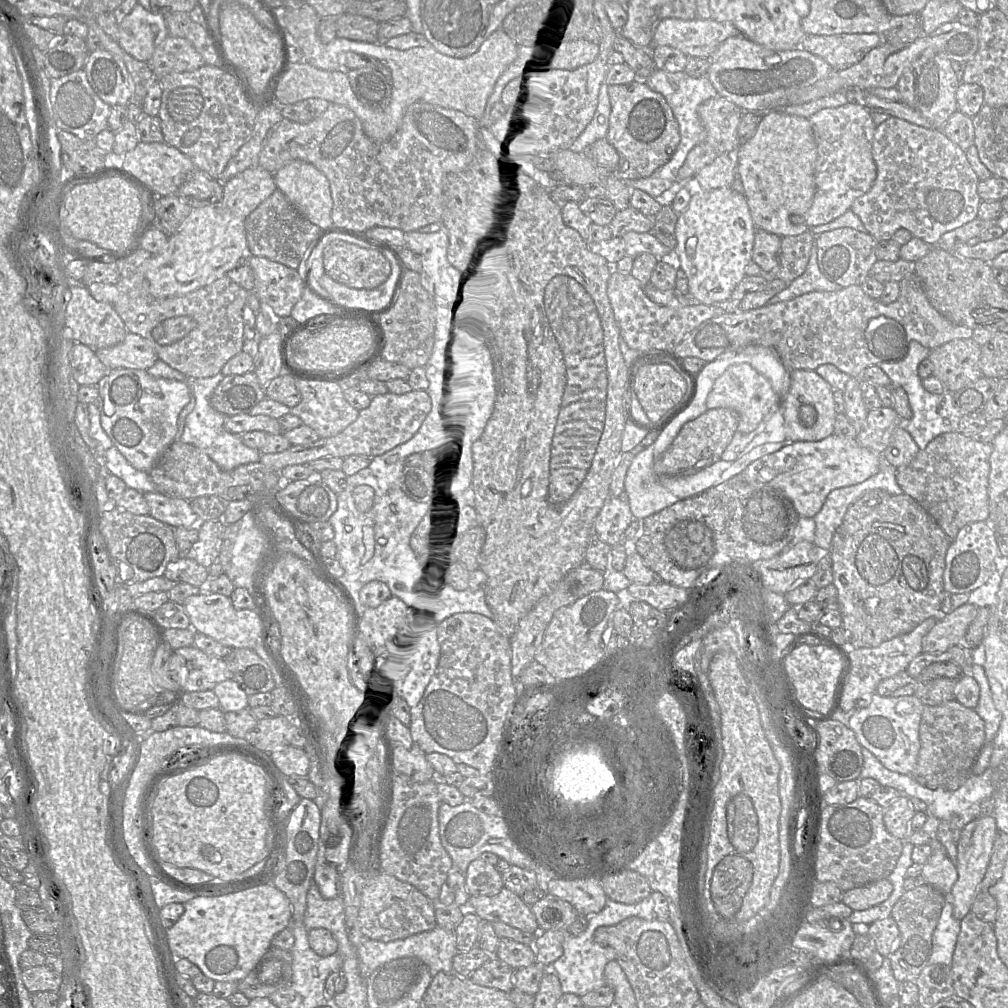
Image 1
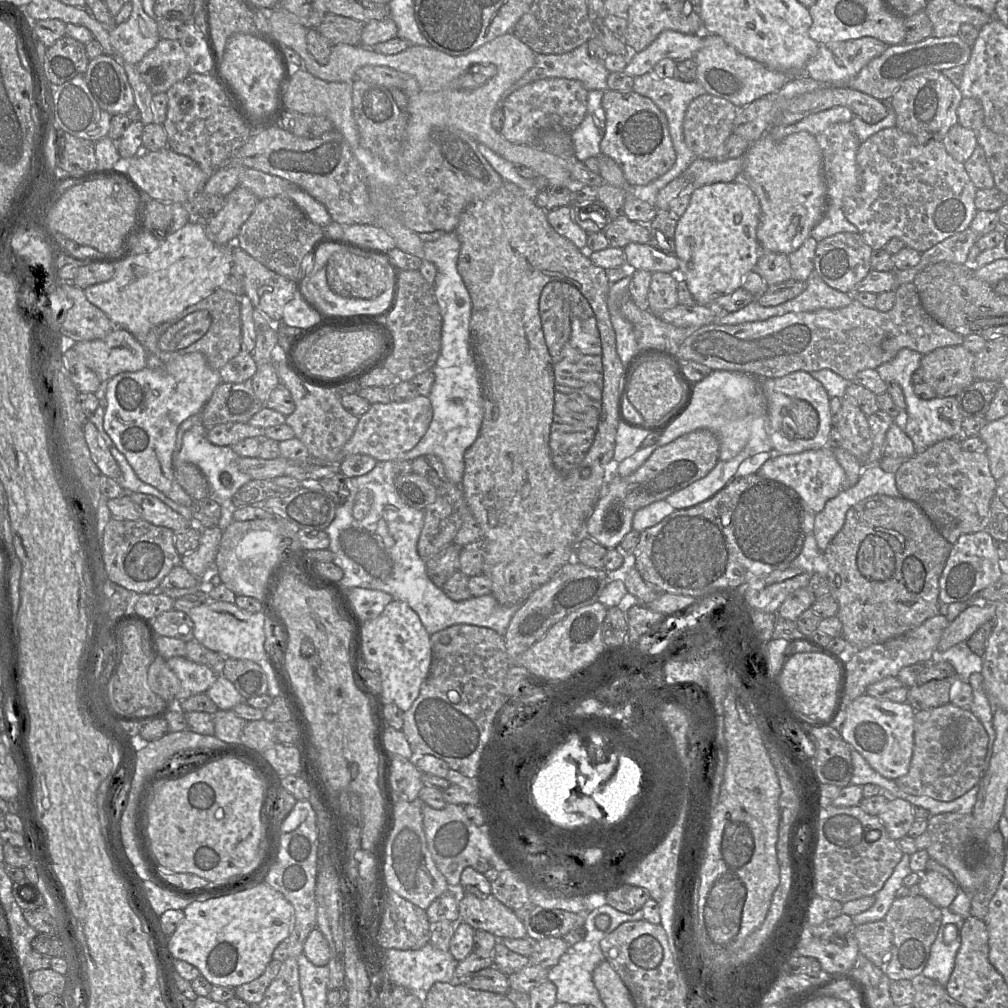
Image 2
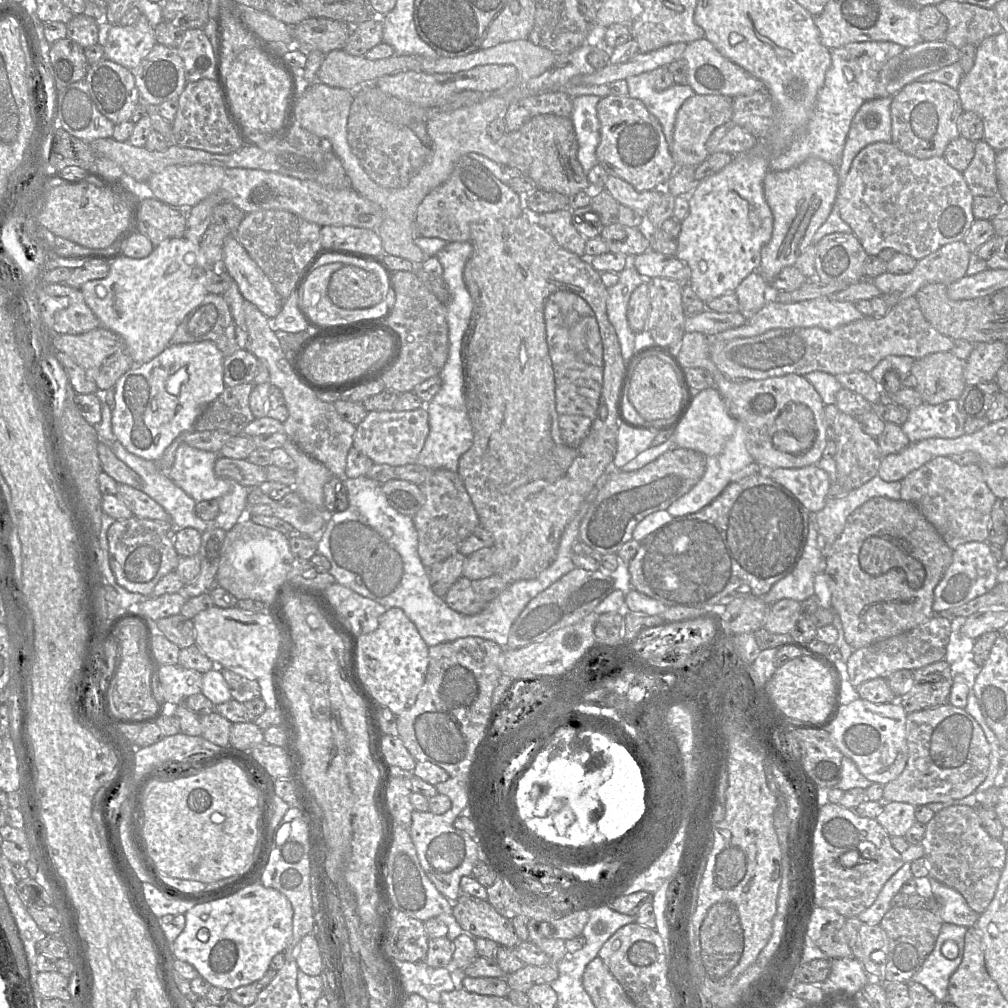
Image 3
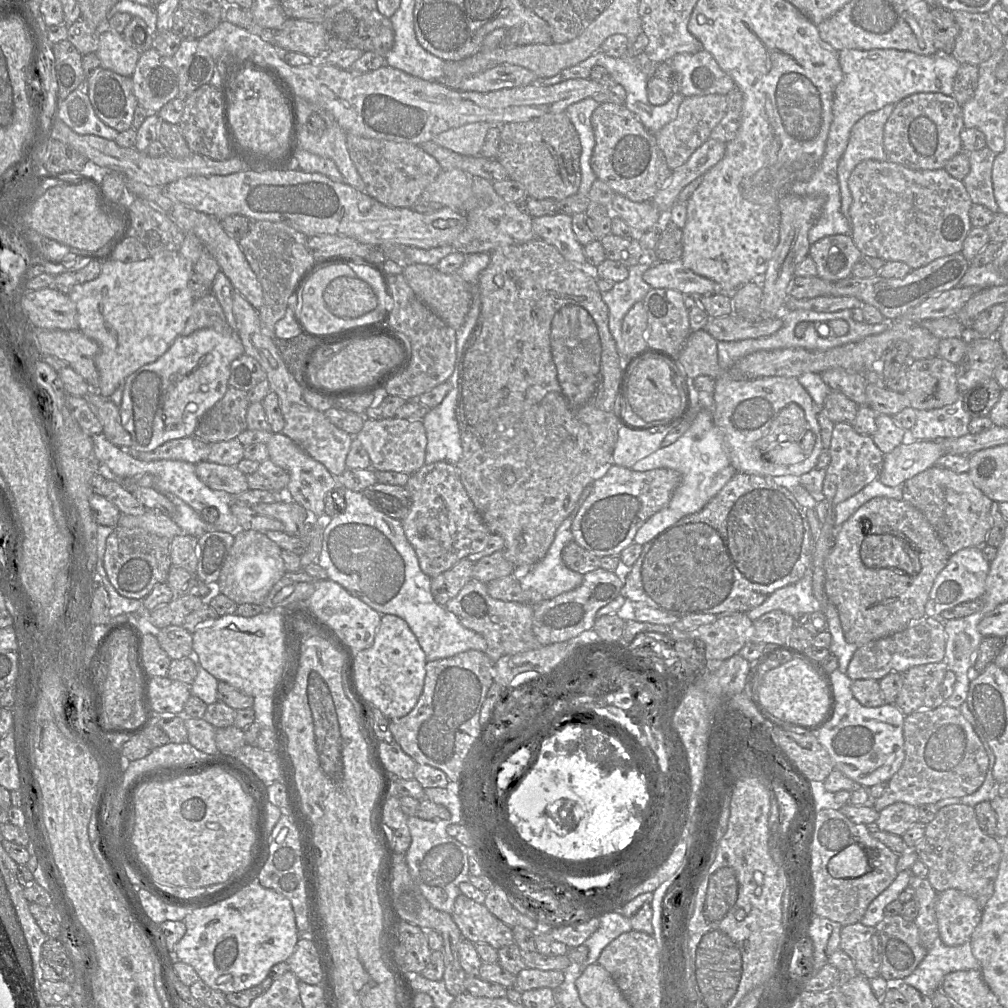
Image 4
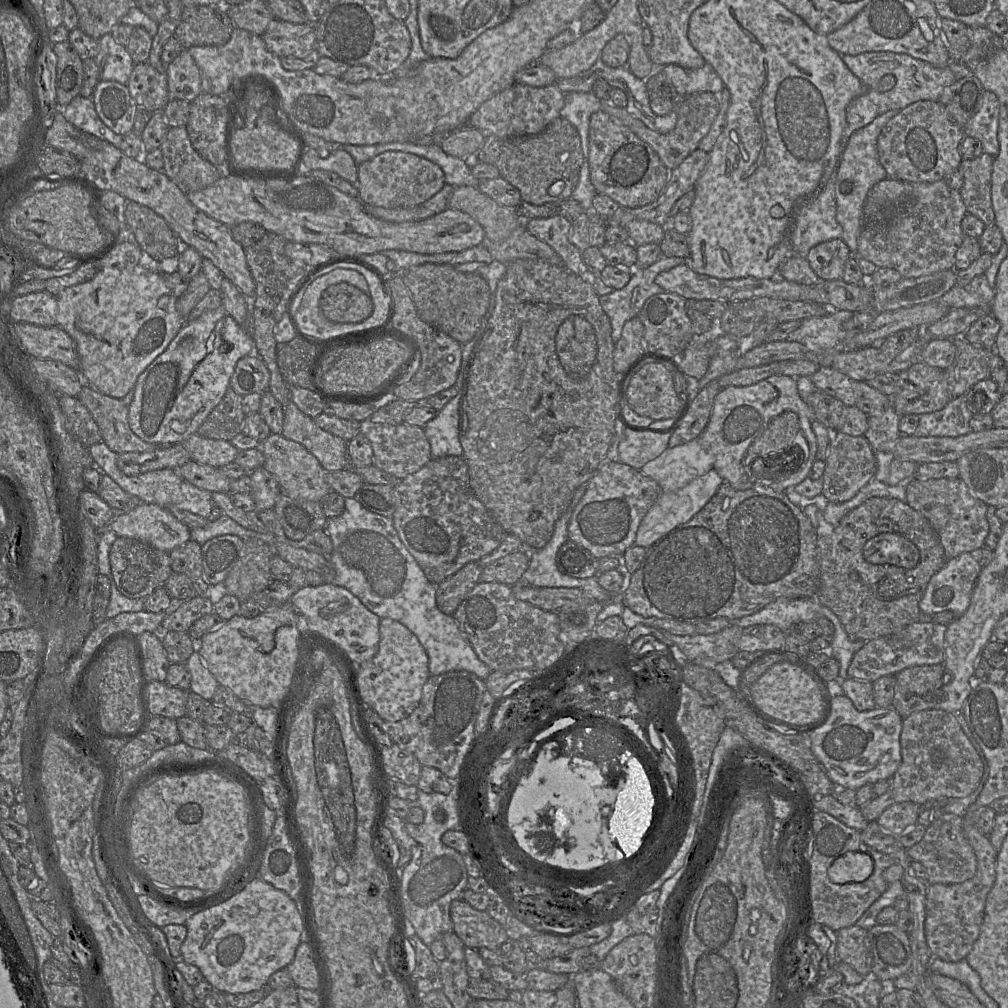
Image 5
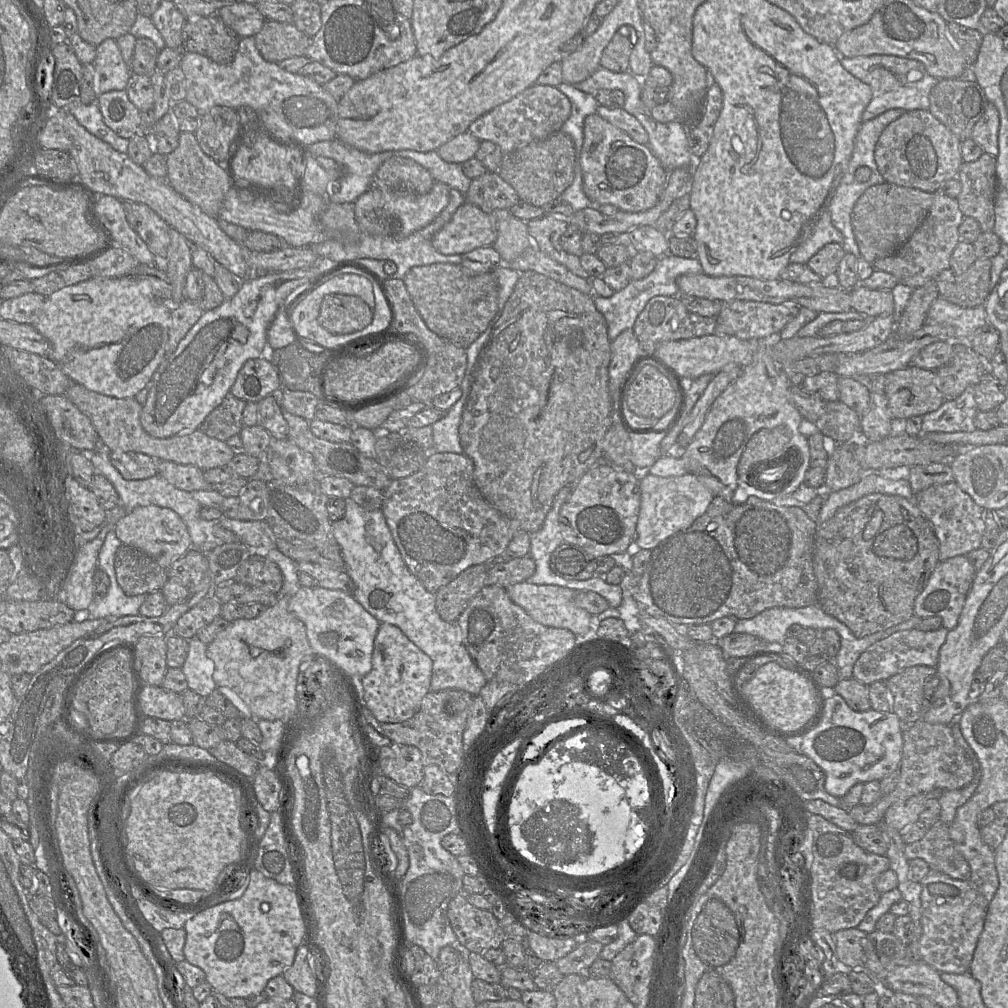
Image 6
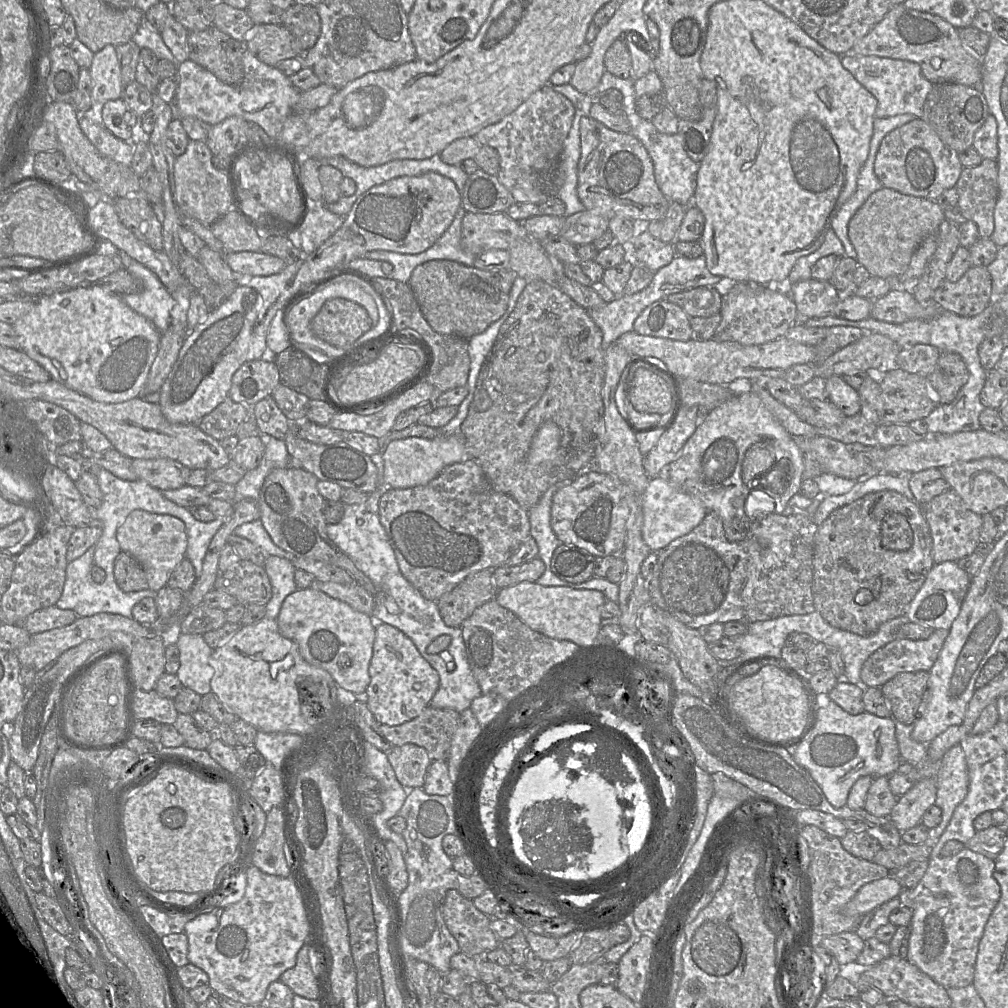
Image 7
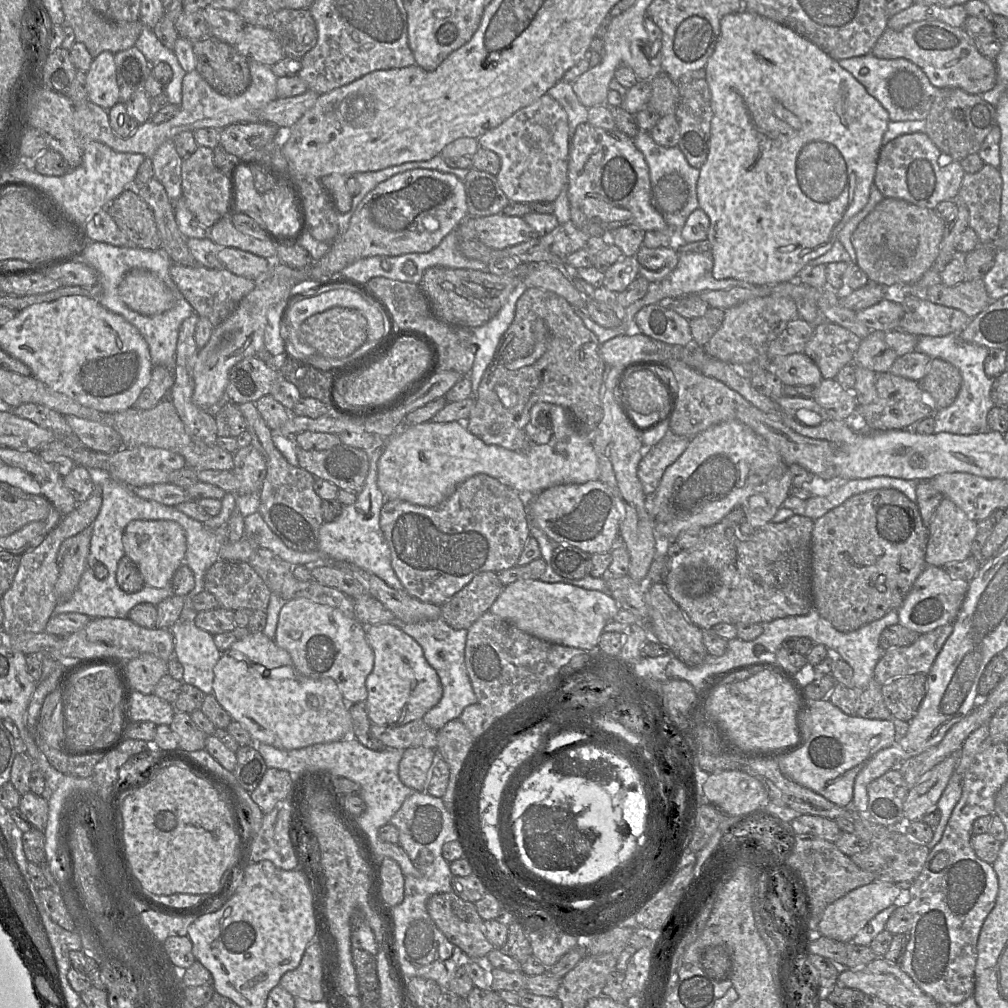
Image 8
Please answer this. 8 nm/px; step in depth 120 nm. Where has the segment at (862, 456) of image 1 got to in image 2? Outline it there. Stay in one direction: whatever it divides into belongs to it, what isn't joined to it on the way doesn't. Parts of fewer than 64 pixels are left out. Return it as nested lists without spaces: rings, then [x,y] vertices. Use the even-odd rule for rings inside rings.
[[[827,446],[798,454],[779,455],[772,453],[772,457],[761,466],[757,473],[766,479],[781,482],[793,489],[805,503],[805,512],[808,511],[814,514],[821,512],[826,502],[836,497],[844,489],[845,472],[836,460],[834,451]]]

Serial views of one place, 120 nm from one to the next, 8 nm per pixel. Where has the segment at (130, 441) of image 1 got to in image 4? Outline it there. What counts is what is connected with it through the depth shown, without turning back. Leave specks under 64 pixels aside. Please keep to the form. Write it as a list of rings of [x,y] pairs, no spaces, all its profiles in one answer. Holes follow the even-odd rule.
[[[210,328],[191,335],[179,335],[169,349],[156,361],[140,367],[124,381],[124,391],[119,412],[121,424],[132,438],[135,451],[150,452],[164,443],[178,438],[194,436],[202,415],[223,398],[228,389],[230,365],[245,353],[237,332],[217,332]]]

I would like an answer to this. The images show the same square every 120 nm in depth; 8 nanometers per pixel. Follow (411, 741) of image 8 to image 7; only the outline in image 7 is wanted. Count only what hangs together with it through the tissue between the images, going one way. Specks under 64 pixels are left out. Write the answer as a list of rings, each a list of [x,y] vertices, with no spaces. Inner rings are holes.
[[[427,706],[413,720],[397,726],[380,724],[380,730],[393,746],[415,744],[427,751],[431,761],[447,762],[459,720],[460,713],[453,709]]]

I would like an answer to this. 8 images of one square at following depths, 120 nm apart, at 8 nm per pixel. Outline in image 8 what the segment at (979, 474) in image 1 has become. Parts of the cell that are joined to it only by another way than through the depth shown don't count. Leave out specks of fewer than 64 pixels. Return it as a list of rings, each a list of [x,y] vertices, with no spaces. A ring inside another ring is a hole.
[[[944,497],[928,524],[927,566],[945,567],[972,556],[977,531],[977,522]]]

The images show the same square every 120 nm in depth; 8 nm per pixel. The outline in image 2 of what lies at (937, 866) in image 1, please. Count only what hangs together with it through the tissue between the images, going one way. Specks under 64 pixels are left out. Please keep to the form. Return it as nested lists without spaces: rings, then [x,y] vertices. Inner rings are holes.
[[[924,871],[919,881],[921,892],[935,906],[949,908],[957,896],[957,887],[937,871]]]

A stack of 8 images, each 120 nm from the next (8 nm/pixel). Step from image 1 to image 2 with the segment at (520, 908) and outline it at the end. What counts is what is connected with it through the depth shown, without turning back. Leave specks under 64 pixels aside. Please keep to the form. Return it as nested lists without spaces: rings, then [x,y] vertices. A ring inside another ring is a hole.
[[[492,894],[476,896],[459,895],[460,920],[475,930],[485,930],[497,939],[520,939],[527,936],[527,931],[514,911],[501,903]]]

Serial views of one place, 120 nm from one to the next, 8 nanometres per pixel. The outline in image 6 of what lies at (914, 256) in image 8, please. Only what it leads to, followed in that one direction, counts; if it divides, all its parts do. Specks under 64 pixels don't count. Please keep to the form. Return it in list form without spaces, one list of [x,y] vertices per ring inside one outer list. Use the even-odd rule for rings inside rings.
[[[884,182],[868,188],[857,200],[851,223],[860,256],[873,264],[877,259],[893,255],[922,224],[933,203],[933,194]]]

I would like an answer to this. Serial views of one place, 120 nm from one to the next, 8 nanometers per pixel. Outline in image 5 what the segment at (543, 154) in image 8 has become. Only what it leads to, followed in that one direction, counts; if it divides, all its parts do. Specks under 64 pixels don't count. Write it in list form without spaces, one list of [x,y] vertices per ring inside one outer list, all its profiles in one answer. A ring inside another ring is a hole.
[[[514,84],[483,102],[470,116],[468,126],[486,135],[495,135],[502,140],[517,136],[537,135],[551,121],[561,116],[561,110],[565,105],[565,95],[556,85],[531,87]]]

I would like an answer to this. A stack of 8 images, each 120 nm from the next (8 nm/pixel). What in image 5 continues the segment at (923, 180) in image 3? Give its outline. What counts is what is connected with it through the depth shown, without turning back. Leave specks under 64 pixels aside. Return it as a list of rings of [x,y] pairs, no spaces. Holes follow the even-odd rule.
[[[944,180],[912,183],[911,197],[902,204],[868,197],[863,207],[858,251],[855,256],[874,263],[878,268],[895,269],[903,278],[916,278],[953,269],[955,254],[965,238],[961,222],[966,214],[967,209],[960,191],[950,188]]]

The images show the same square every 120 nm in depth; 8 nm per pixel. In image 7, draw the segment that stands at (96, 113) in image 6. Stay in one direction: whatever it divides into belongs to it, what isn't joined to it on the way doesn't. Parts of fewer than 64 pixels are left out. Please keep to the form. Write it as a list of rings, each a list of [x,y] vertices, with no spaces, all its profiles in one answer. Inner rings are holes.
[[[93,101],[89,110],[79,113],[80,128],[101,154],[115,162],[130,166],[134,154],[134,144],[117,138],[104,125],[101,125],[104,103]]]

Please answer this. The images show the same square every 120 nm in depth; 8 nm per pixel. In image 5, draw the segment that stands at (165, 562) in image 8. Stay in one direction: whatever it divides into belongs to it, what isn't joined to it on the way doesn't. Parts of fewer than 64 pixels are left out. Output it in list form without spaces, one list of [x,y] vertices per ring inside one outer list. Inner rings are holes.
[[[143,502],[130,512],[114,517],[103,529],[112,530],[118,537],[140,540],[167,553],[191,537],[190,529],[168,510]]]

